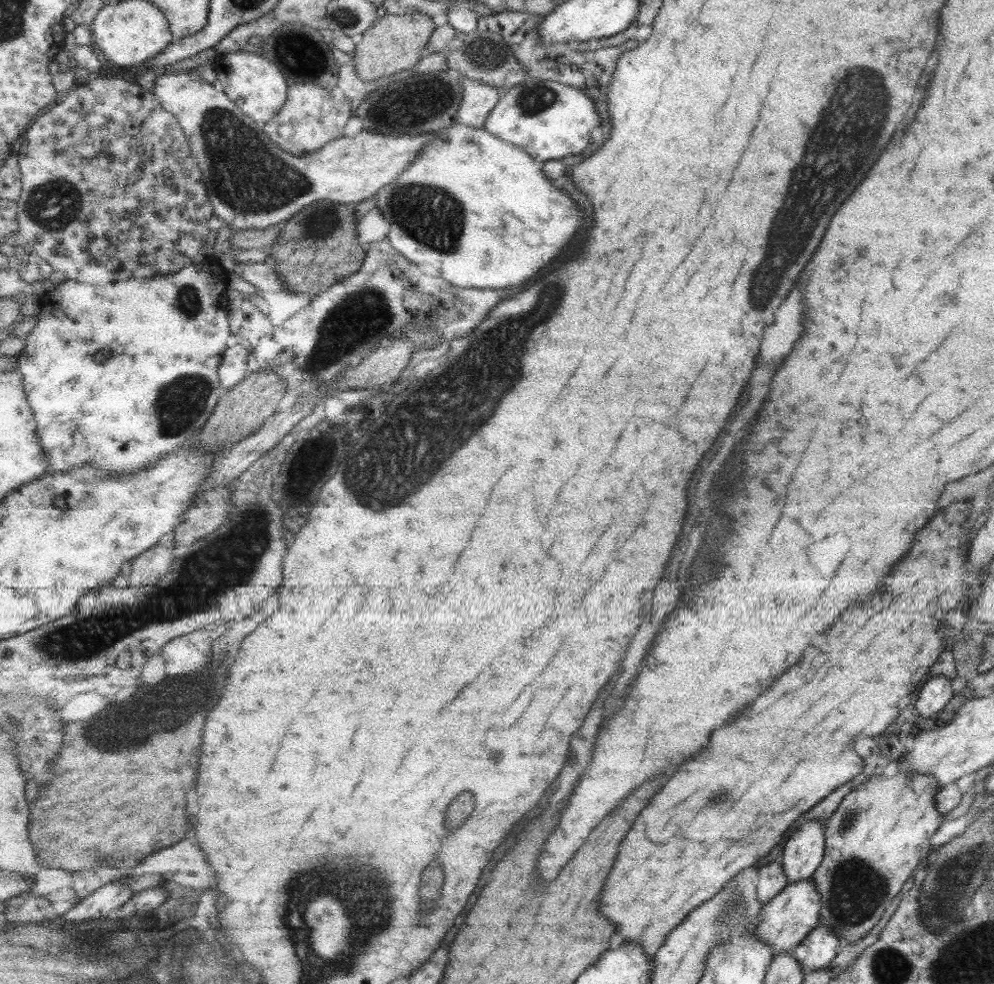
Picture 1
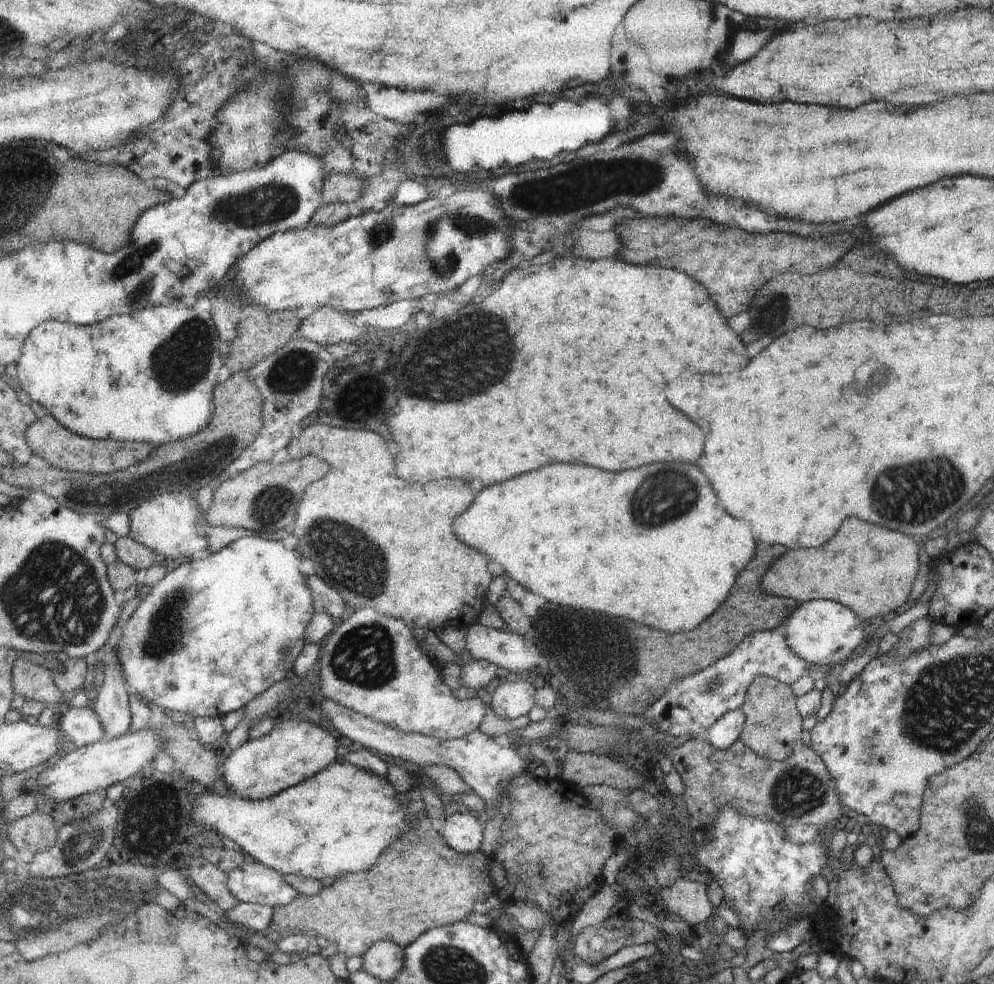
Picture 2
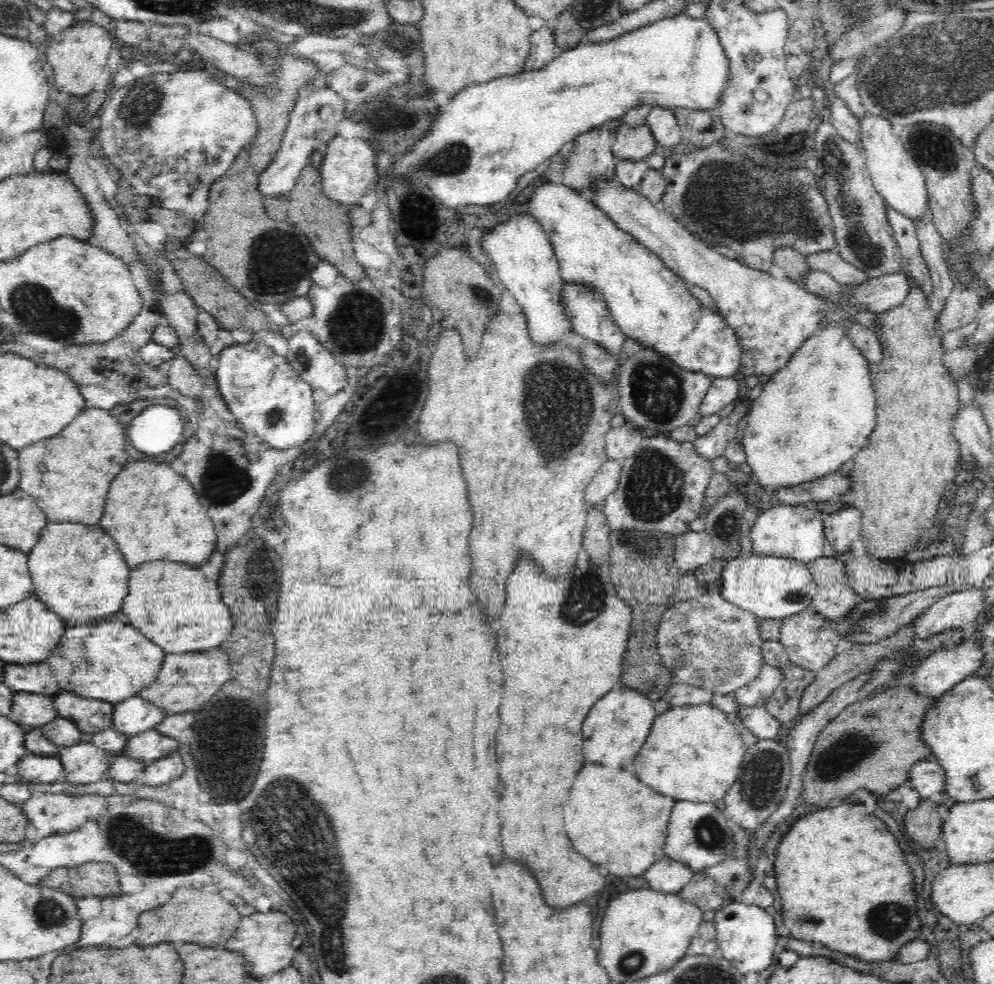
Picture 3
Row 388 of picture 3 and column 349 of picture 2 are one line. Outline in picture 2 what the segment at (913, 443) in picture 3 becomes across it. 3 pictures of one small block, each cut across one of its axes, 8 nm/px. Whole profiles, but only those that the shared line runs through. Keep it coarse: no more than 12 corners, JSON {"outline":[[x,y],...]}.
{"outline":[[414,826],[371,870],[274,907],[277,943],[412,945],[497,892],[490,858]]}

